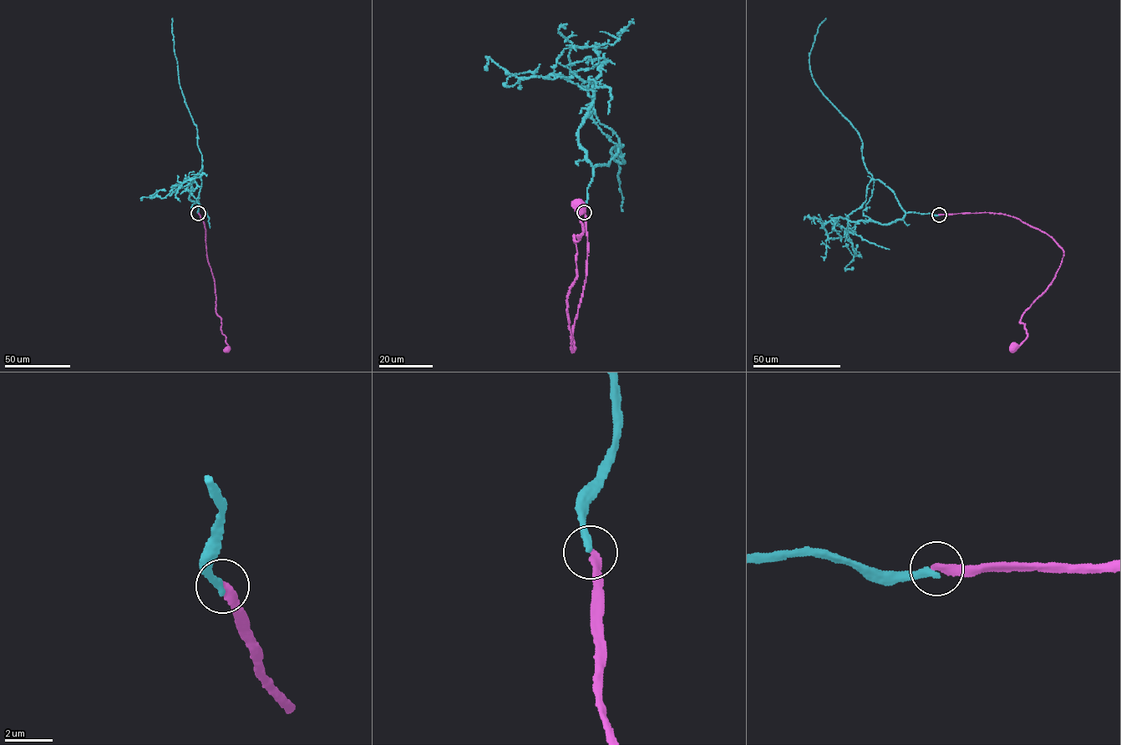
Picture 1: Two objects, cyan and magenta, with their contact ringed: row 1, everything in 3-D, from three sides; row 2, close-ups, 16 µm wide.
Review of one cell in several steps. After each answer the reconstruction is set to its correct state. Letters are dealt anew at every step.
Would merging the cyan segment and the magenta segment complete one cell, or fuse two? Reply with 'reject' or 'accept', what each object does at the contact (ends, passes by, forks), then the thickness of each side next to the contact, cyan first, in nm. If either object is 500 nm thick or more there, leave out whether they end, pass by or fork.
accept; cyan ends; magenta ends; calibres 320 and 300 nm

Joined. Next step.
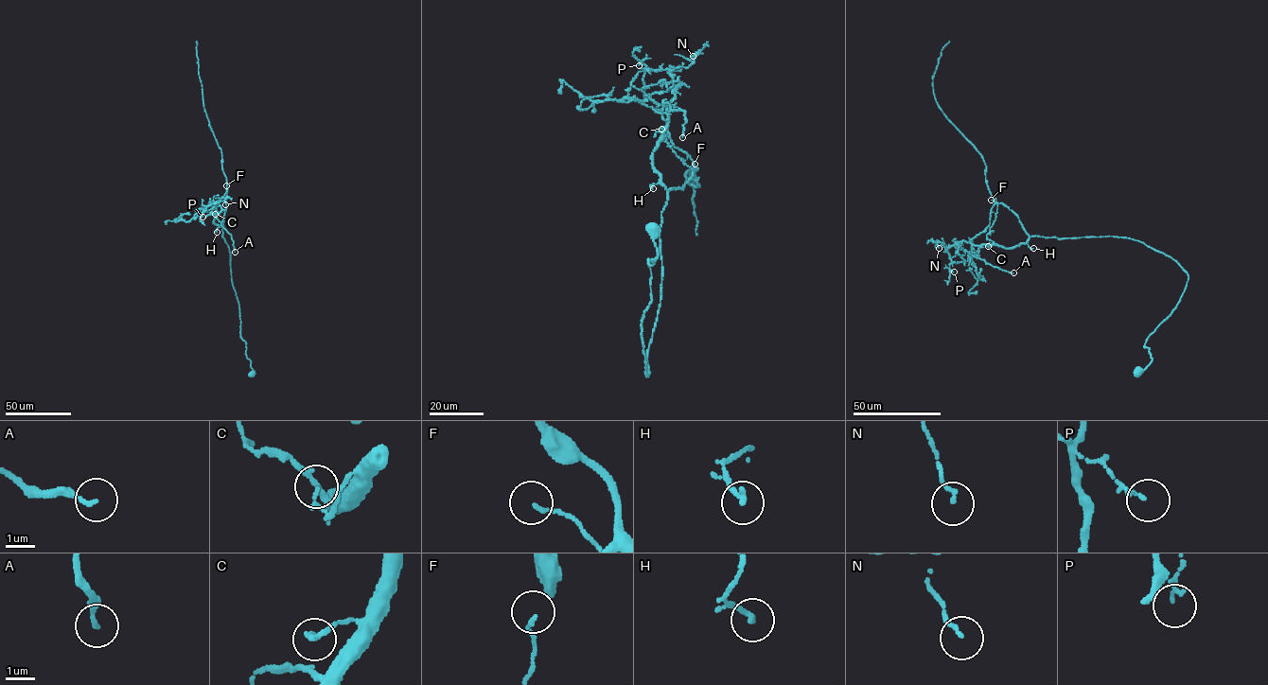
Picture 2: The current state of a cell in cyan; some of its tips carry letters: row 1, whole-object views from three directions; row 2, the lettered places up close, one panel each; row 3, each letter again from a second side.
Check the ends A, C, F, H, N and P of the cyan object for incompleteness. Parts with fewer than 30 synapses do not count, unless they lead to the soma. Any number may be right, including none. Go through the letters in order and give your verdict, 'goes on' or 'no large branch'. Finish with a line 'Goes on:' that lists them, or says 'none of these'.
A: no large branch
C: no large branch
F: no large branch
H: no large branch
N: no large branch
P: no large branch
Goes on: none of these

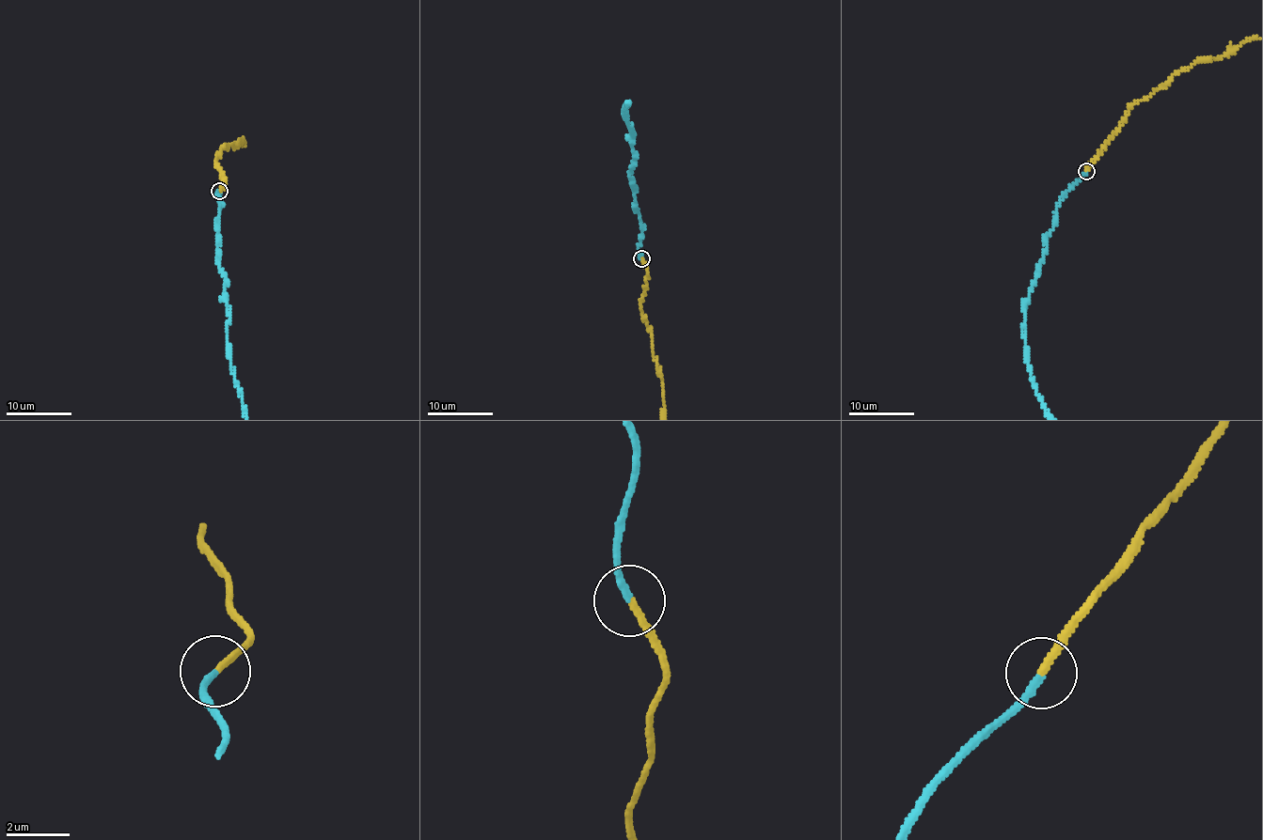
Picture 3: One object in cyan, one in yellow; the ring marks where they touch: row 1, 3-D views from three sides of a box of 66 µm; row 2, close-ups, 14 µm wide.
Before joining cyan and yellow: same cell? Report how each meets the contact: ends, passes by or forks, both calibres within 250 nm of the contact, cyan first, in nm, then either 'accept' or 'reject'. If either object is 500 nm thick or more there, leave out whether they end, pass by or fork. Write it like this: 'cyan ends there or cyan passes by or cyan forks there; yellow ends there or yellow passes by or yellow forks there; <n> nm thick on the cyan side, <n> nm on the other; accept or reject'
cyan ends there; yellow ends there; 200 nm thick on the cyan side, 200 nm on the other; accept

